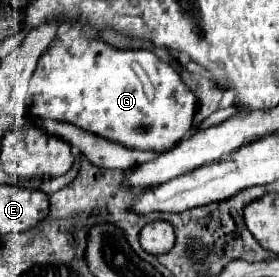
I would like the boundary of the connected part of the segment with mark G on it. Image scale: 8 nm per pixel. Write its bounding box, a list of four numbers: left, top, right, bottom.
[26,25,196,153]

